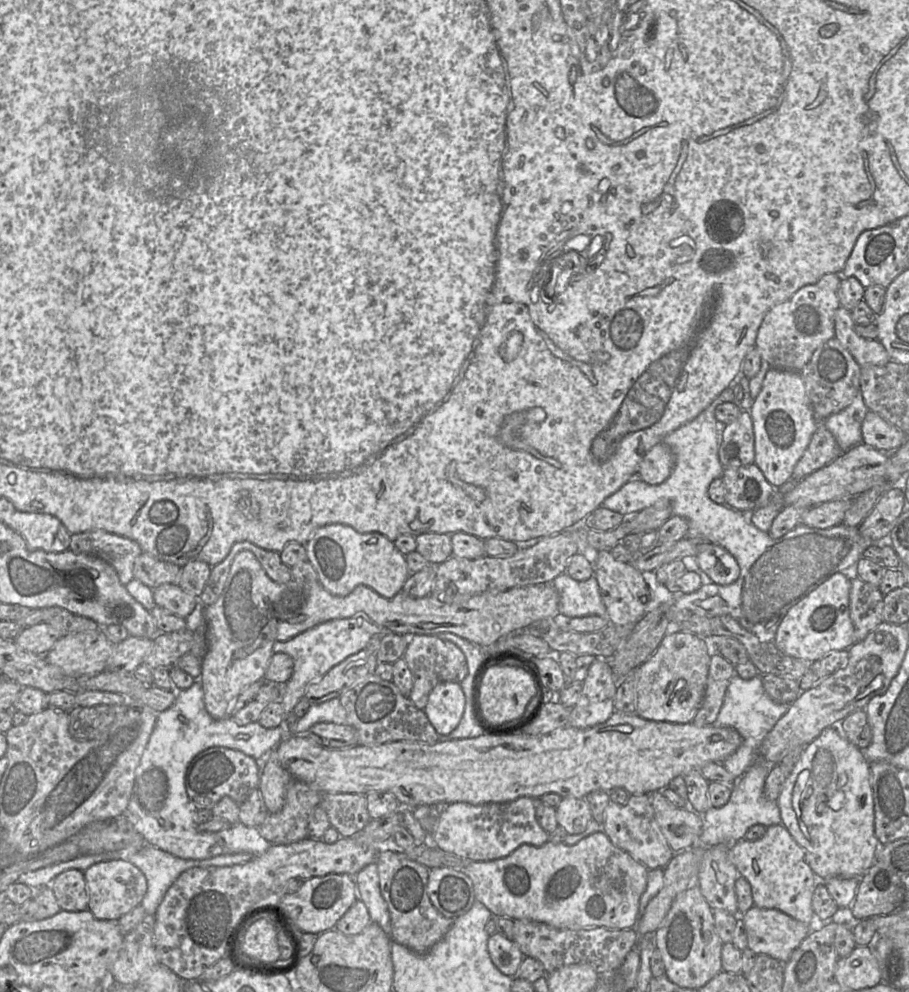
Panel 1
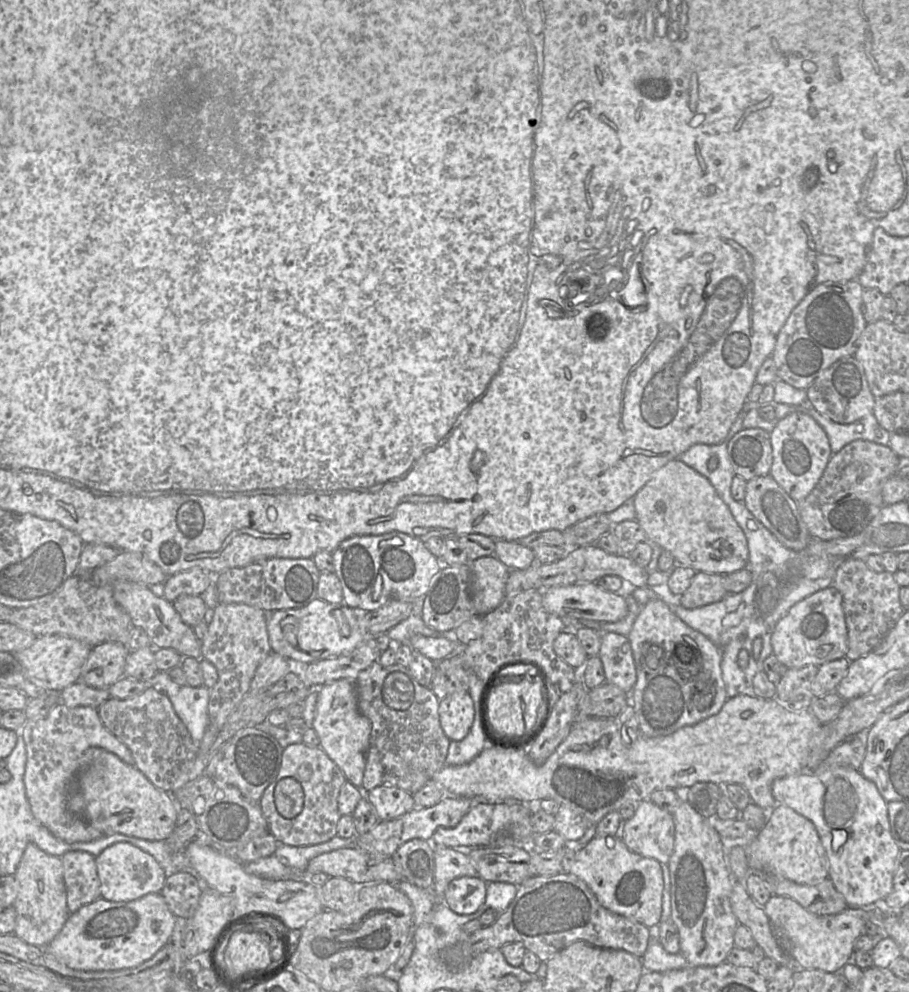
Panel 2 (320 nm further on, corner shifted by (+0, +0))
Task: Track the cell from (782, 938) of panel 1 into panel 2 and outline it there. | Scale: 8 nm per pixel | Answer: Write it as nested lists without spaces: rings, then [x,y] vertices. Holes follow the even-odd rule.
[[[772,895],[763,909],[778,946],[789,959],[790,967],[841,972],[852,960],[855,941],[865,934],[868,912],[874,908],[848,907],[836,915],[816,915],[789,897]]]

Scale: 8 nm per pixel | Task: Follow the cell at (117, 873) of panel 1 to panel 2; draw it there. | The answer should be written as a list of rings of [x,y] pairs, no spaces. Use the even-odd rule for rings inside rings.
[[[116,842],[96,858],[101,898],[112,902],[130,902],[148,894],[160,893],[167,878],[153,856],[128,842]]]

